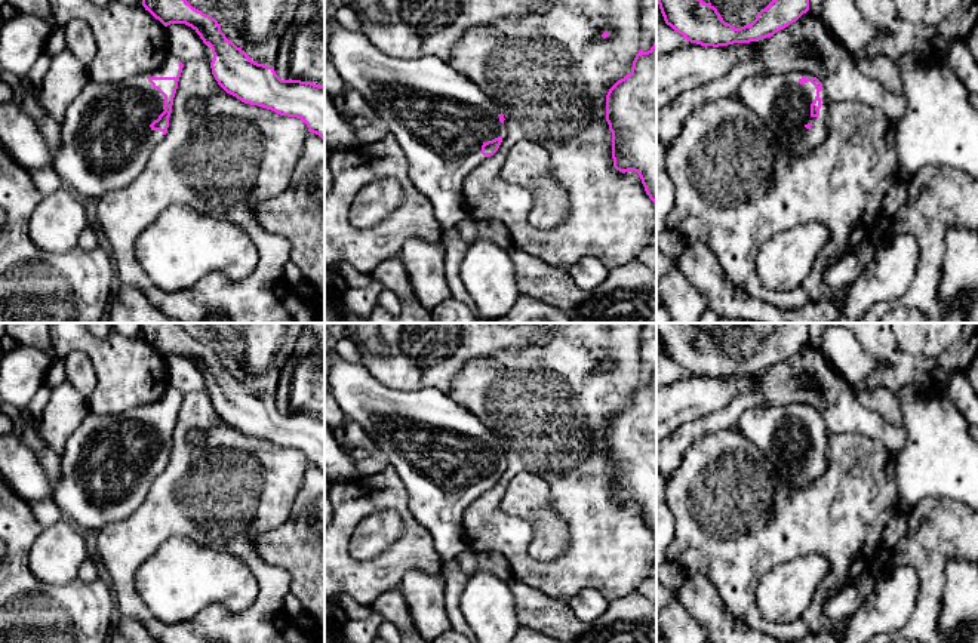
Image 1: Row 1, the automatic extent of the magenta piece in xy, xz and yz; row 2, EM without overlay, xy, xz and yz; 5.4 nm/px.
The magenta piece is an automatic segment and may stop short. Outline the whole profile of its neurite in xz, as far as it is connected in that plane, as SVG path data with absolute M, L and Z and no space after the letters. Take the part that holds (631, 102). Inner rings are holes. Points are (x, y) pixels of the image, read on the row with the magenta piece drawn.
M656 41L648 52L639 50L631 73L609 89L606 121L612 132L613 167L622 173L637 172L656 206Z

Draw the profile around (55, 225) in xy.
M68 191L40 197L28 222L31 240L47 253L70 253L87 227L86 213Z

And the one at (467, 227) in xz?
M468 216L467 219L461 221L458 225L456 225L456 230L461 236L461 239L465 241L465 243L473 243L474 239L476 239L476 224L474 221Z

